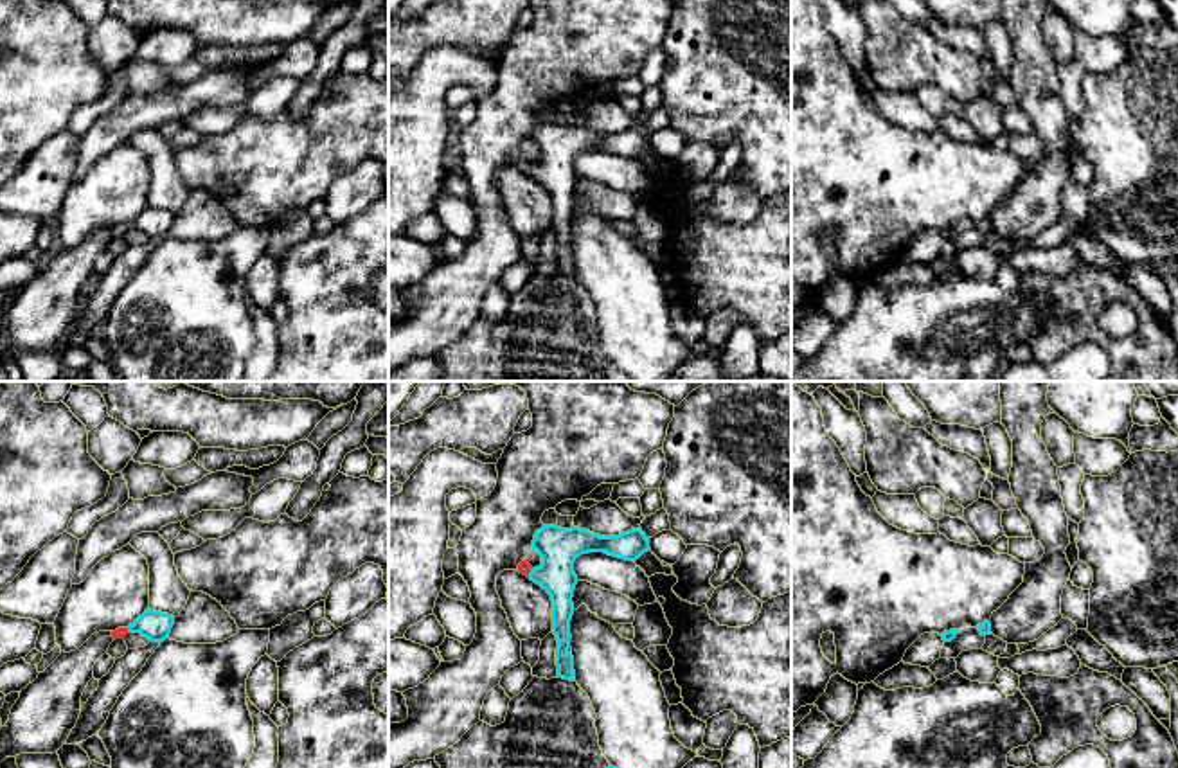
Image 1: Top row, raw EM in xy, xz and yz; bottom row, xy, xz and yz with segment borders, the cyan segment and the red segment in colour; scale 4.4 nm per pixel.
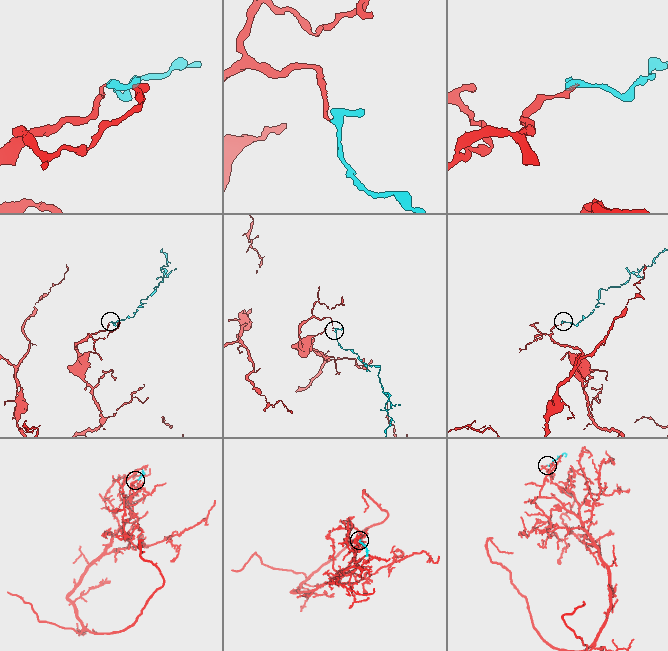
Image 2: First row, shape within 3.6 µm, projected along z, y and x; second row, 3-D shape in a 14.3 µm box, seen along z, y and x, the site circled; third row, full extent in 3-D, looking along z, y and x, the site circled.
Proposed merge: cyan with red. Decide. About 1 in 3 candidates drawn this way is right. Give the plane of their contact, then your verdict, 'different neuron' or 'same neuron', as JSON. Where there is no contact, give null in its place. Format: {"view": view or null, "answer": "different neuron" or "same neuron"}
{"view": "xz", "answer": "same neuron"}

